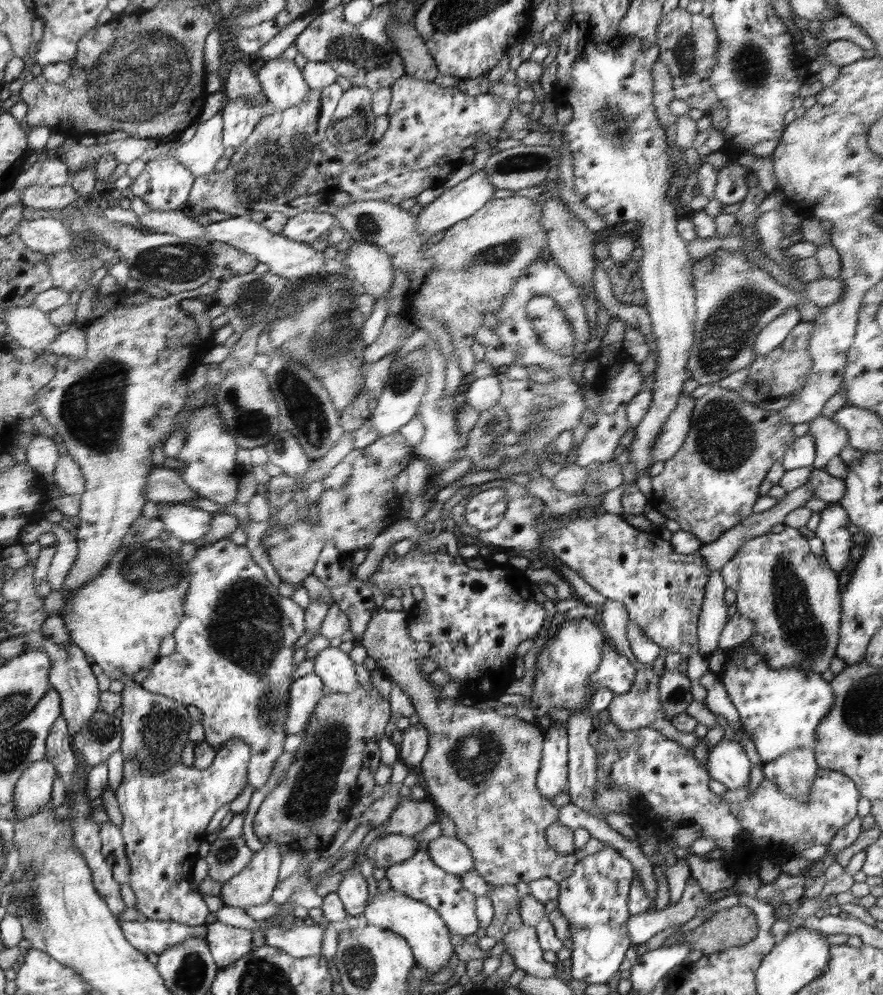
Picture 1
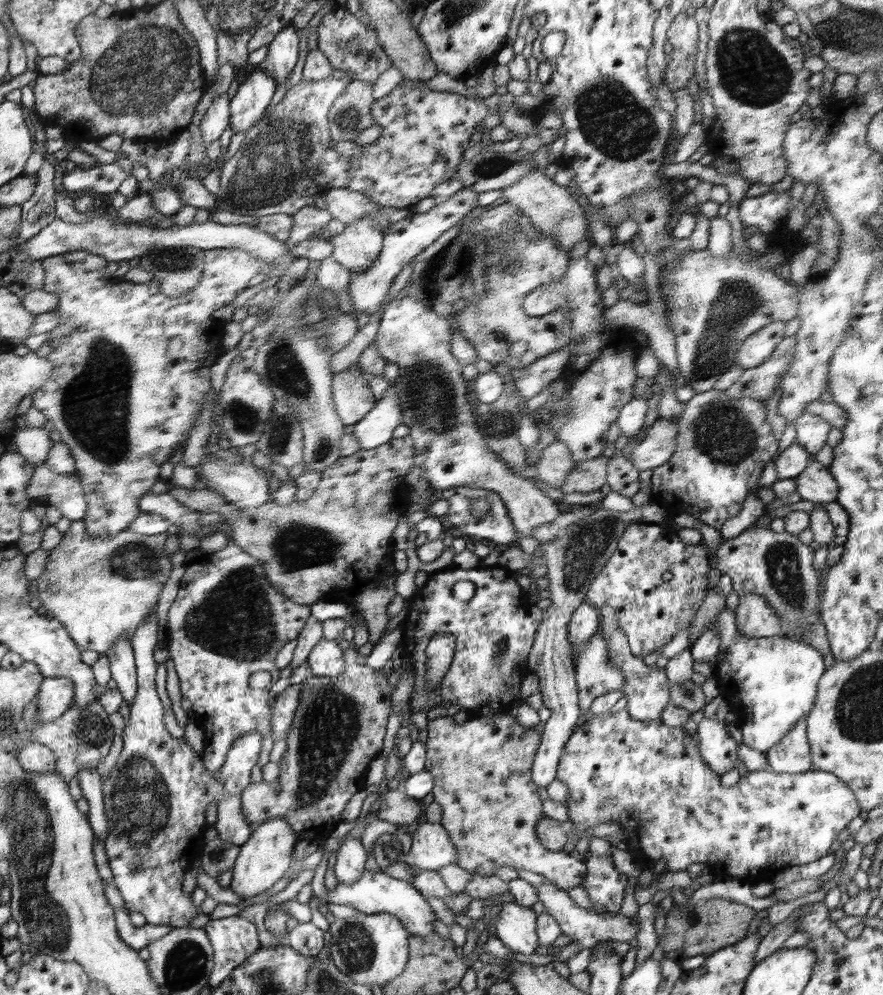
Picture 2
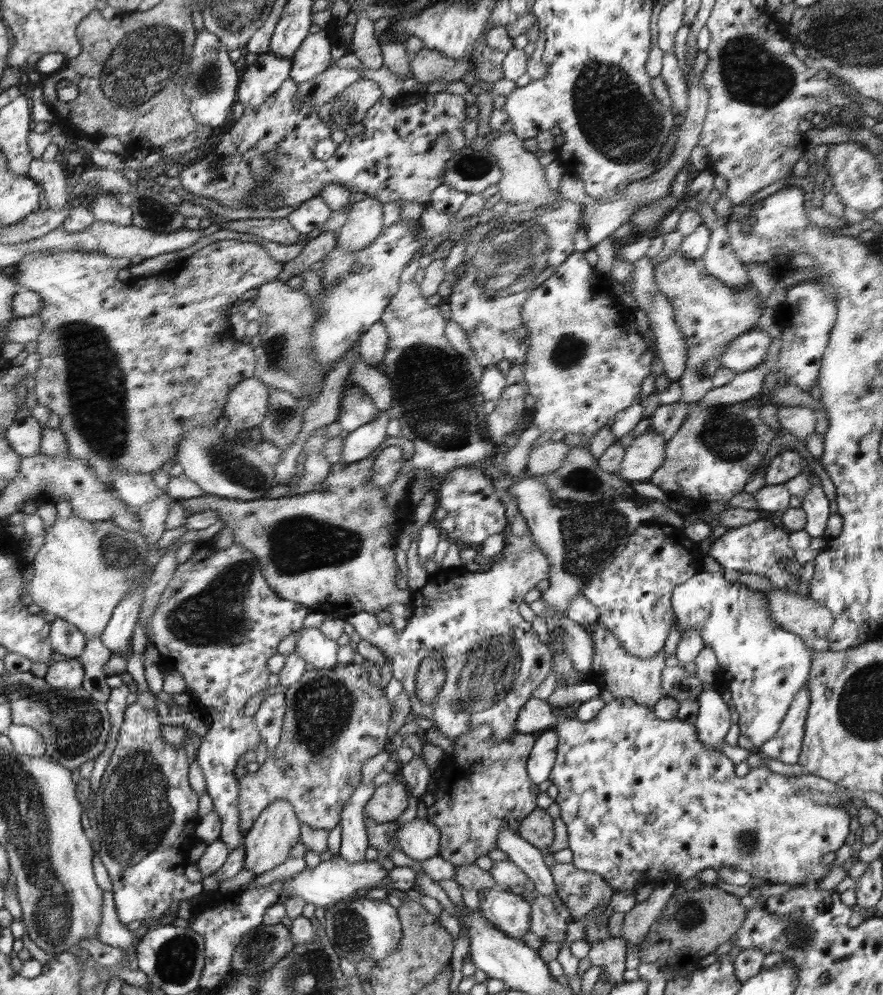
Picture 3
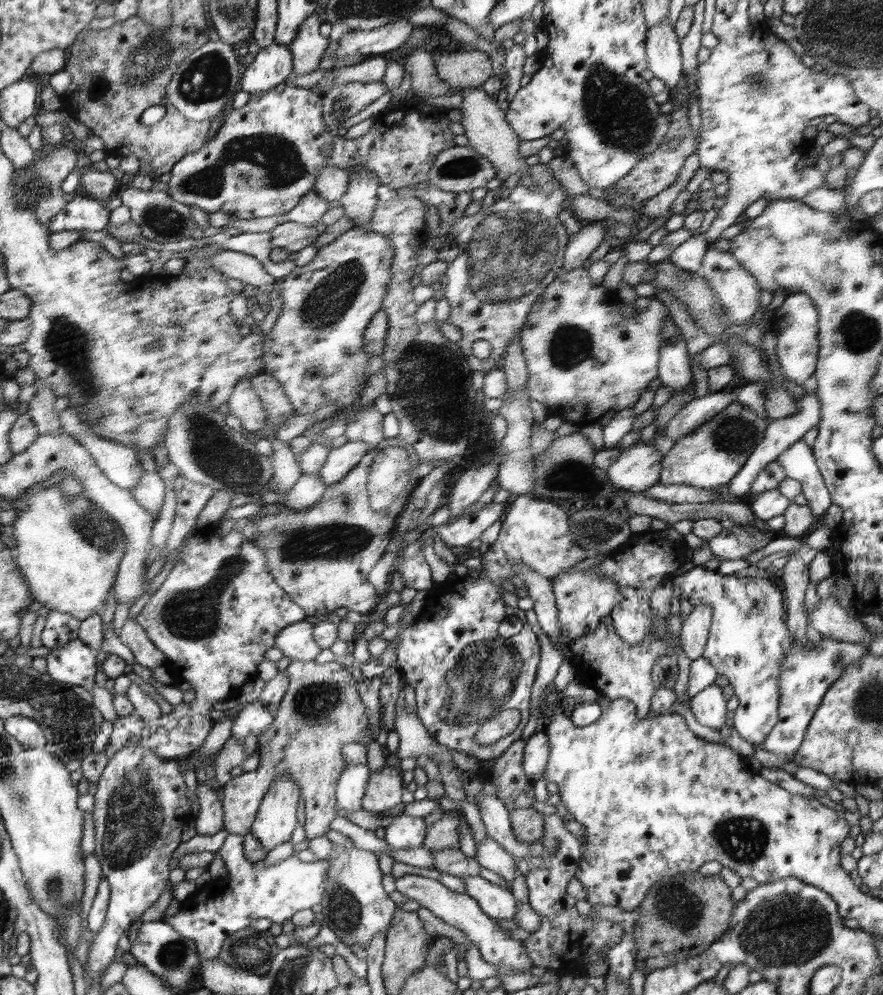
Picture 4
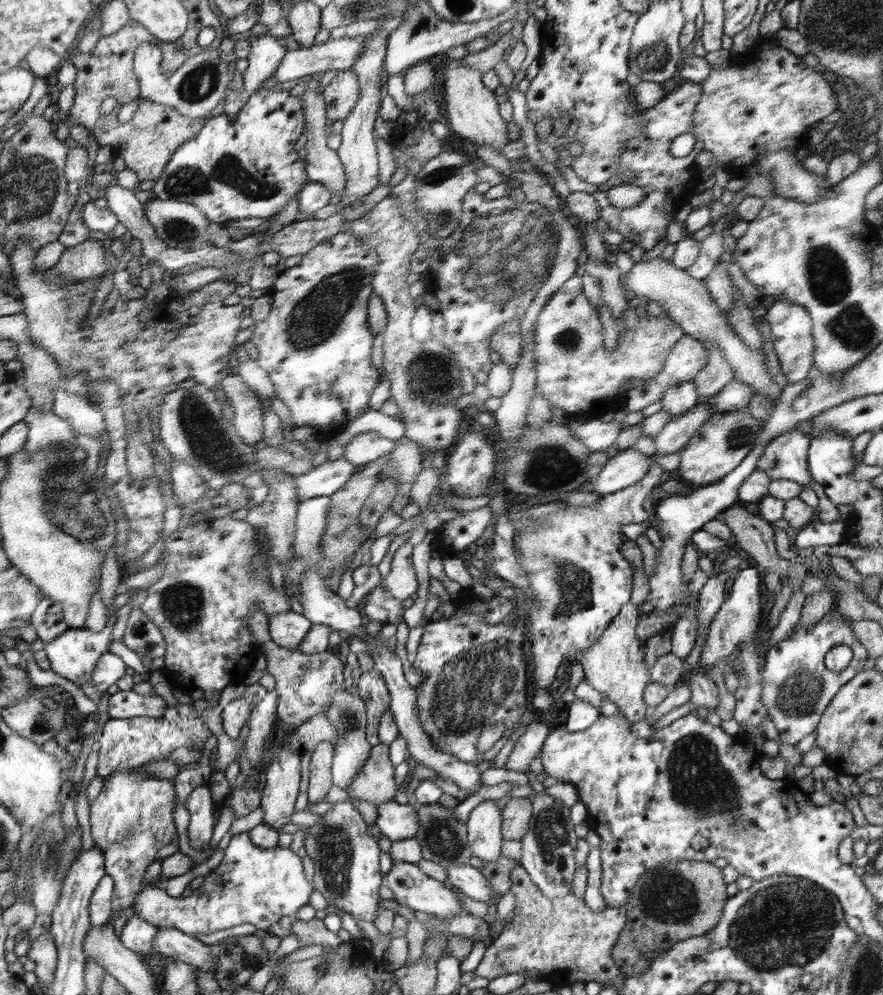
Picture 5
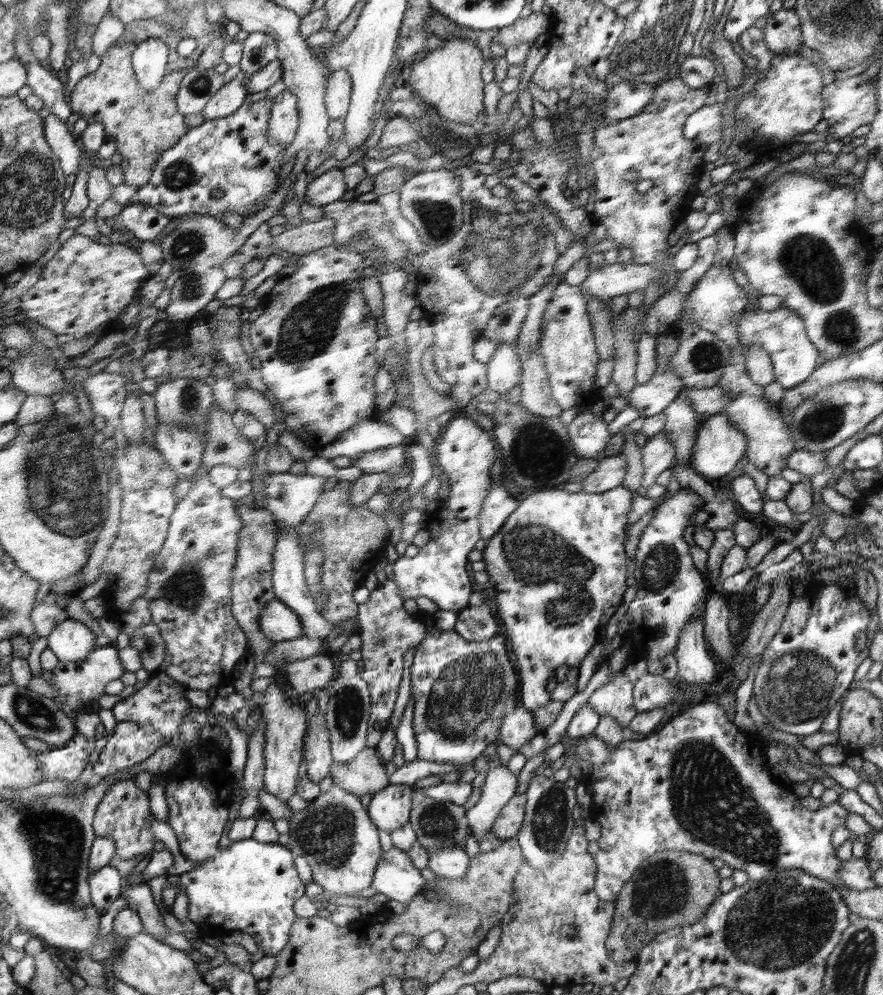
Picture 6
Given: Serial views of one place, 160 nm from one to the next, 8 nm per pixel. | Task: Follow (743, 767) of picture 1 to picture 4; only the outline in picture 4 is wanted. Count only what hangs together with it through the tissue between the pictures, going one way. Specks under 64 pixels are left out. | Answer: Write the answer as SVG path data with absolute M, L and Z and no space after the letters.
M710 686L702 689L690 701L690 712L694 714L696 720L708 728L720 730L726 724L726 698L719 686Z

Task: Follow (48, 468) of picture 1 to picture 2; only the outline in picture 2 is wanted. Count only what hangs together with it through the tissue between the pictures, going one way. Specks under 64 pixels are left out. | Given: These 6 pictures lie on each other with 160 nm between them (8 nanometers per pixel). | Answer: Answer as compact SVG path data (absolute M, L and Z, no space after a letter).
M29 426L24 430L18 428L11 442L18 447L18 453L25 456L25 460L35 467L45 464L53 444L48 430L45 430L44 427L30 428Z

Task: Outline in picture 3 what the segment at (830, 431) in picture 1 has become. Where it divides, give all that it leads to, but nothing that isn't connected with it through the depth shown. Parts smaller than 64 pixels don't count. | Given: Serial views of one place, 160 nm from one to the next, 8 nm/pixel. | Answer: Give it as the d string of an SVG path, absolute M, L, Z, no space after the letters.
M800 406L778 407L780 429L794 435L798 441L812 437L816 427L816 414L810 408Z

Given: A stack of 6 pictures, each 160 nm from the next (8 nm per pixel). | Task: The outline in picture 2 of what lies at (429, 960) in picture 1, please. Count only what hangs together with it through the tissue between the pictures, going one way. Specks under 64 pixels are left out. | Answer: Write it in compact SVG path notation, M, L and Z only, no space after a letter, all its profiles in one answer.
M364 870L362 878L356 880L352 885L344 885L338 881L335 890L328 890L328 903L335 905L345 905L357 909L361 915L372 914L390 914L408 929L409 934L414 936L428 936L434 933L434 921L436 914L432 906L424 900L423 895L418 892L417 888L408 882L396 880L384 873L384 870L369 872Z

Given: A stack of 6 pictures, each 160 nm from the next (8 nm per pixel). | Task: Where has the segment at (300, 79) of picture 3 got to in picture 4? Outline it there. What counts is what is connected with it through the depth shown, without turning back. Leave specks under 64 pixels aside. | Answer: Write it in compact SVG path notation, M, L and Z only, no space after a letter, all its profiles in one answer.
M314 13L302 25L298 25L298 33L288 46L293 53L293 71L296 76L308 74L320 66L331 41L320 34L322 24L318 14Z

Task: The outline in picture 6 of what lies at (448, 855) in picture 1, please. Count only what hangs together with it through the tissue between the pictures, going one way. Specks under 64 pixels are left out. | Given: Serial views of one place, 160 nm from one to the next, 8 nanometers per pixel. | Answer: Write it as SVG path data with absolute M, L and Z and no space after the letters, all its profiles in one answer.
M389 784L373 794L367 813L382 831L400 832L409 823L411 813L412 786Z

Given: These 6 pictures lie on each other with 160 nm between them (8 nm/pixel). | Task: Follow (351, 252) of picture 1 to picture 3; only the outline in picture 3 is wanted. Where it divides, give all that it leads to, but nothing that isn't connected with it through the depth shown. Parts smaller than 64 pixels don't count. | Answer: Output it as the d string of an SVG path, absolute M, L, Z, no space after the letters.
M366 195L367 197L349 207L344 226L336 232L337 246L348 248L349 252L368 248L385 227L382 221L383 203Z

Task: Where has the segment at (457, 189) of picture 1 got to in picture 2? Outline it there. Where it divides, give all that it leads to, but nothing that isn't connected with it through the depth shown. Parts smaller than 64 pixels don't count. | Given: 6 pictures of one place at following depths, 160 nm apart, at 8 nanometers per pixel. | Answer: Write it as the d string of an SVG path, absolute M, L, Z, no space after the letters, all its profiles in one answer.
M464 187L451 199L442 204L437 204L431 211L425 213L412 212L406 219L394 223L389 231L384 234L382 250L373 265L366 270L352 272L348 294L349 299L354 304L354 314L357 316L361 312L369 312L371 316L375 315L382 308L390 285L394 282L394 278L398 276L400 270L422 250L436 242L436 239L440 238L445 230L450 230L452 226L468 218L470 212L478 206L478 193L471 188Z

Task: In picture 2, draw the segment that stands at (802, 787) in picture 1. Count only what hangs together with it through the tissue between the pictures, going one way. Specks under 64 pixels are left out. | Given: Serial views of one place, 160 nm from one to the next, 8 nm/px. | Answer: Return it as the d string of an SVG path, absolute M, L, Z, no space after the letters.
M805 719L799 720L765 755L770 769L778 774L802 774L810 771L813 762Z

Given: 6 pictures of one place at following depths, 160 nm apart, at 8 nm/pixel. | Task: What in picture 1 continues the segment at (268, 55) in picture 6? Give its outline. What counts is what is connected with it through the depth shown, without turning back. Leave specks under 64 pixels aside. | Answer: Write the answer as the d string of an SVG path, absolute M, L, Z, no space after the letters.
M233 100L222 108L225 147L238 148L249 138L255 126L262 120L261 106L251 100Z

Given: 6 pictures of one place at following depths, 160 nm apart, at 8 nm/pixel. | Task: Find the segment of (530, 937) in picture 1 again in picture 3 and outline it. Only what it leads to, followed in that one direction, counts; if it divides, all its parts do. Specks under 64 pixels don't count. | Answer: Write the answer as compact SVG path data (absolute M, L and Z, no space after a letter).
M497 886L484 888L480 901L483 916L506 936L524 940L530 924L530 904L526 895L516 896L510 890L503 891Z

